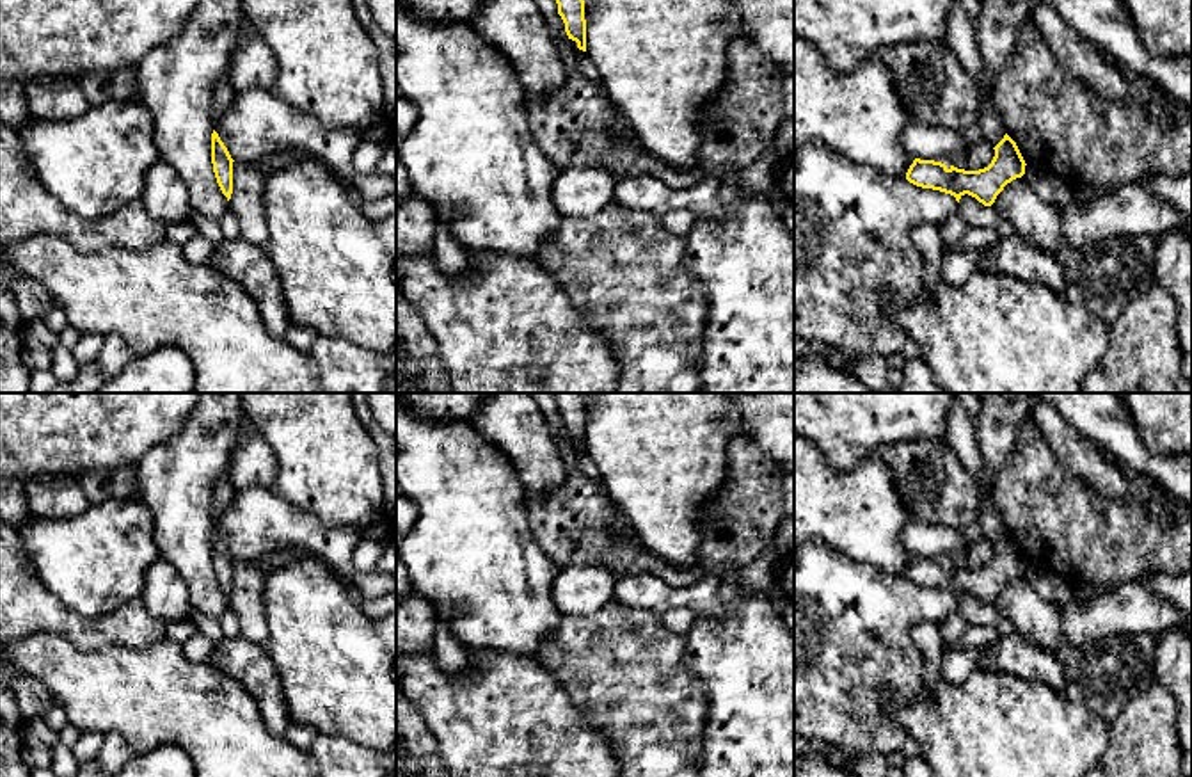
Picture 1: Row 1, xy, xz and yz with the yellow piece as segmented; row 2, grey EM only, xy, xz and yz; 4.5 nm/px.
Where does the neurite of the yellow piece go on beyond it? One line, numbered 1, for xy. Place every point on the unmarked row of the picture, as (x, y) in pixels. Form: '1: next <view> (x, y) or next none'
1: next none

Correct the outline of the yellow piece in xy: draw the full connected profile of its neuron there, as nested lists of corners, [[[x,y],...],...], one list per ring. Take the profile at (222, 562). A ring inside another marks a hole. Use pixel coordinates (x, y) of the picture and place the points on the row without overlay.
[[[213,528],[211,532],[211,562],[213,562],[213,571],[217,576],[217,581],[222,589],[222,592],[231,597],[233,592],[233,557],[220,539],[219,532]]]

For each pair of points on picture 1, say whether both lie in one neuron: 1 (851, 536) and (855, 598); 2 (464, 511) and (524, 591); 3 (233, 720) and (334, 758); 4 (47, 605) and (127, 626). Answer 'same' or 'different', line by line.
1: different
2: same
3: different
4: same

